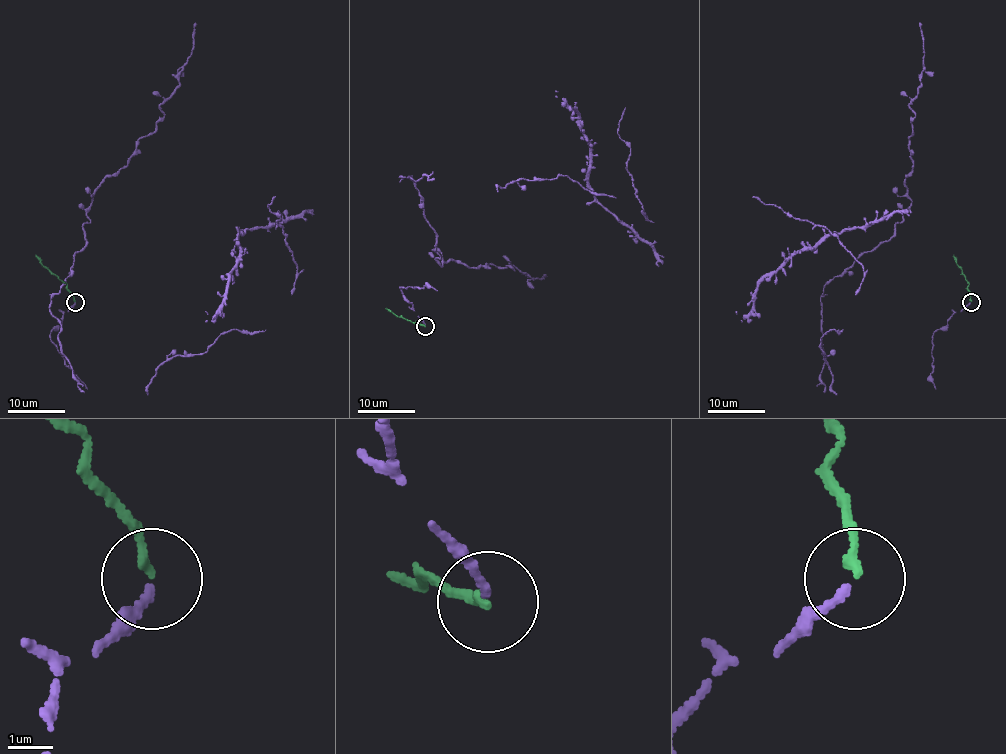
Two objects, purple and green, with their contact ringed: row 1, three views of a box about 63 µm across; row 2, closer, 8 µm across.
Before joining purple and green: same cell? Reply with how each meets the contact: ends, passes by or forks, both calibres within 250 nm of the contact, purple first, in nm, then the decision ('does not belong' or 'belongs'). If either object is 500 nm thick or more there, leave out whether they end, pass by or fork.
purple ends; green ends; calibres 170 and 180 nm; belongs

